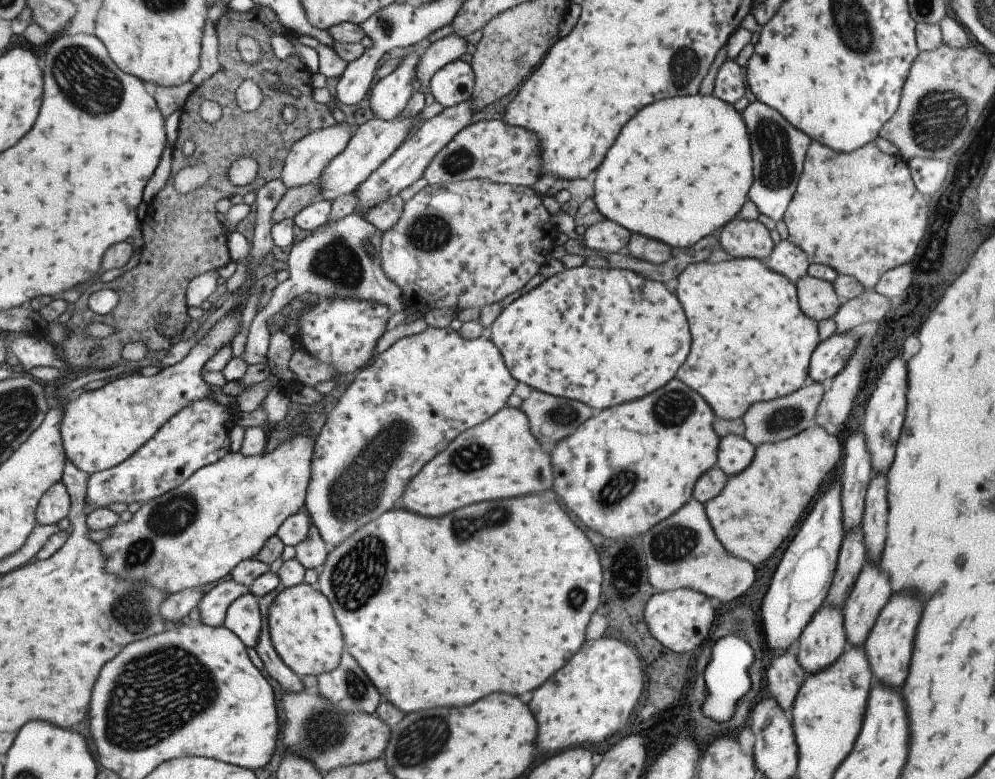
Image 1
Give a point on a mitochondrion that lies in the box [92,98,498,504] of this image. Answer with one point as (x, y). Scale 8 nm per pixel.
(338, 262)

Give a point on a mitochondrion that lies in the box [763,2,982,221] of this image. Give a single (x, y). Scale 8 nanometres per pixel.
(942, 117)

